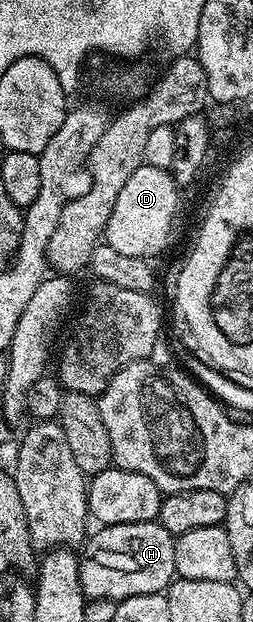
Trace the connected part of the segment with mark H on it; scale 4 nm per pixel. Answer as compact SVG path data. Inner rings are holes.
M156 520L133 524L105 524L96 529L96 533L93 531L85 539L79 553L80 581L88 600L119 602L138 594L164 592L177 579L174 566L176 537Z

